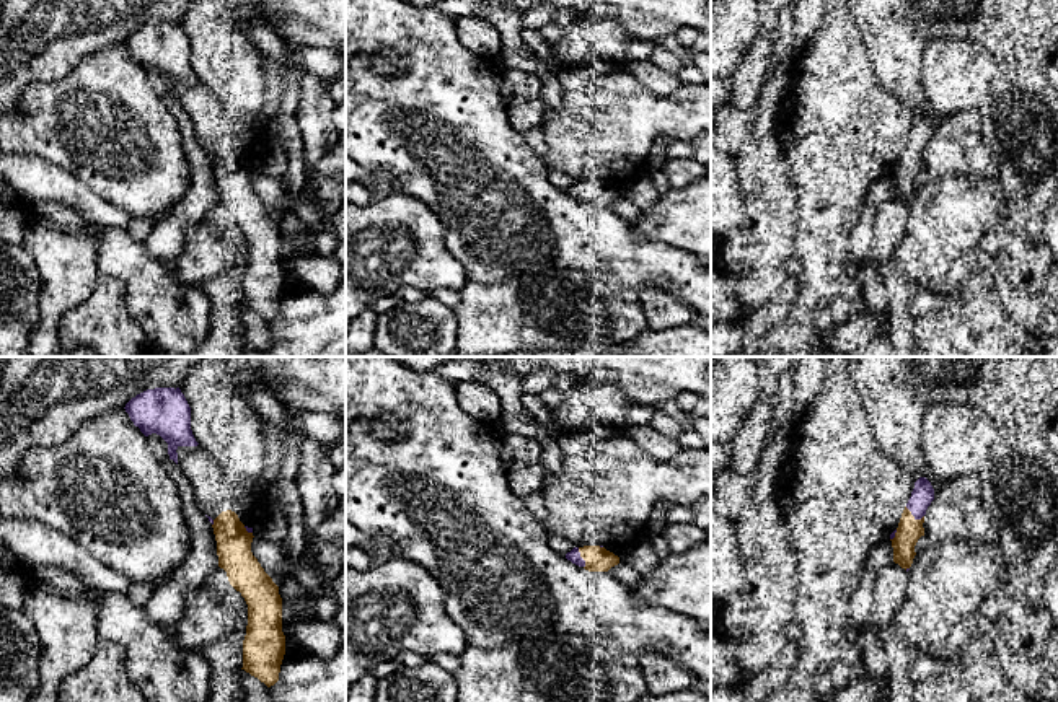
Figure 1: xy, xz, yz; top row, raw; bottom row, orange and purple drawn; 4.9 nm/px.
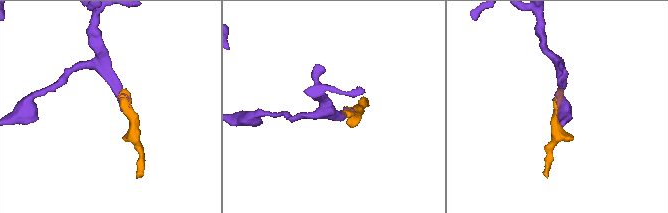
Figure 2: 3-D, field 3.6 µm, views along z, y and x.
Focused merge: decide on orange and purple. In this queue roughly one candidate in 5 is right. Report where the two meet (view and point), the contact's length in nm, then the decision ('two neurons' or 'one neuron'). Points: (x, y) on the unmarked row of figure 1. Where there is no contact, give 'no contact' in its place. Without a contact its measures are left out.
yz (913, 152) | 110 nm | one neuron

